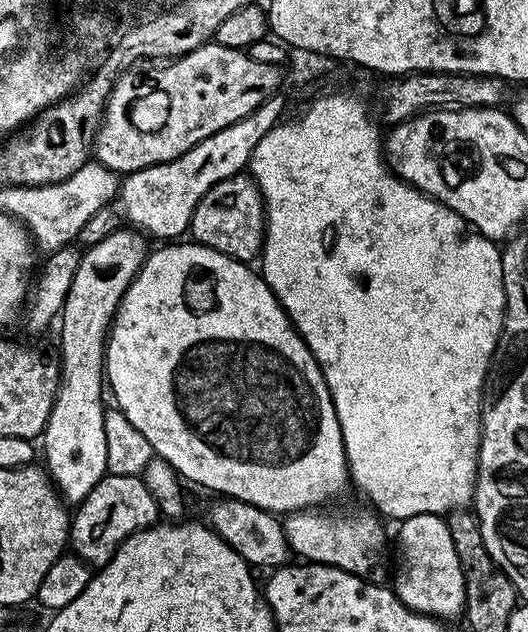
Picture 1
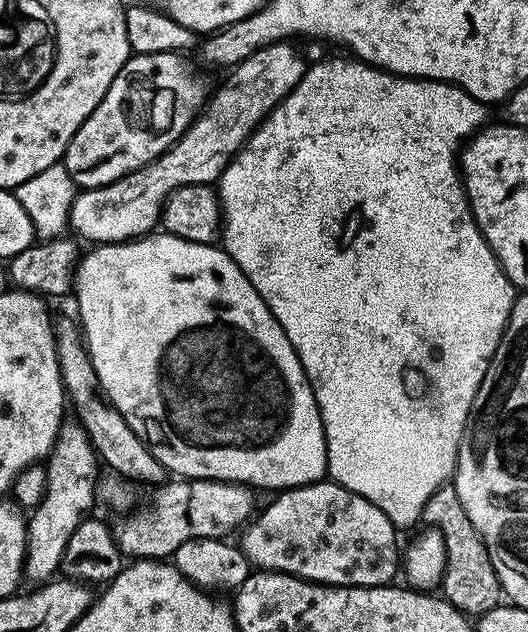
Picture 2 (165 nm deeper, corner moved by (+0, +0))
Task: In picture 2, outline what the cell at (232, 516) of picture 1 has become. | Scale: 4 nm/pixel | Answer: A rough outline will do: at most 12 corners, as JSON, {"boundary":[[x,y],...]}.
{"boundary":[[77,321],[53,323],[60,376],[99,459],[132,482],[167,469],[101,396]]}

